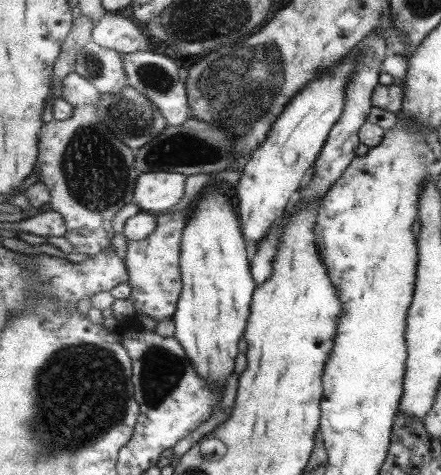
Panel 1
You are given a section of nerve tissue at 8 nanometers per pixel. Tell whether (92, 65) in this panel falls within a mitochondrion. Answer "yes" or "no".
yes

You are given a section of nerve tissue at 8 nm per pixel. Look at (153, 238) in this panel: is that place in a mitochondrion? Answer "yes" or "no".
no

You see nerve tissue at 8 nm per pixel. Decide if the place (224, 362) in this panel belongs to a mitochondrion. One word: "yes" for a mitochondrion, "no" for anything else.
no

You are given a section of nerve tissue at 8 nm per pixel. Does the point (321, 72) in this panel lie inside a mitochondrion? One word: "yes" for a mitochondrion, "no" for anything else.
no

